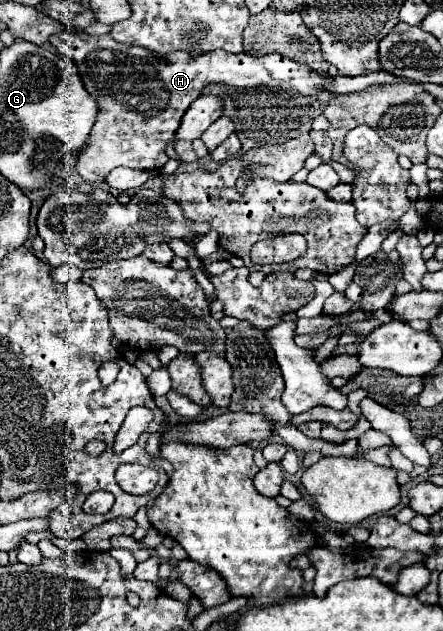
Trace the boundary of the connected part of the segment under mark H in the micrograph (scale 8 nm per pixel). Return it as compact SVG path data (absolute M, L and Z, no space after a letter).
M67 29L67 31L51 35L49 39L51 39L49 43L55 45L55 49L63 57L71 59L79 67L85 89L89 89L89 93L93 93L93 97L99 103L97 123L89 135L85 151L79 157L79 163L77 163L79 175L89 183L103 181L115 167L129 167L129 169L141 169L141 171L161 169L169 161L165 147L169 141L175 139L175 131L181 125L181 117L189 109L191 101L195 101L201 95L201 89L209 83L223 83L223 85L231 85L231 87L265 85L265 87L281 87L283 91L293 91L299 95L315 95L319 89L323 89L325 83L331 81L331 77L327 73L309 71L307 65L295 63L277 53L265 55L265 57L251 57L247 53L233 55L233 53L225 53L221 49L217 49L213 53L201 53L201 55L177 51L177 53L169 53L169 63L167 63L159 57L153 57L153 53L145 51L139 45L117 43L111 35L87 35L81 29Z

